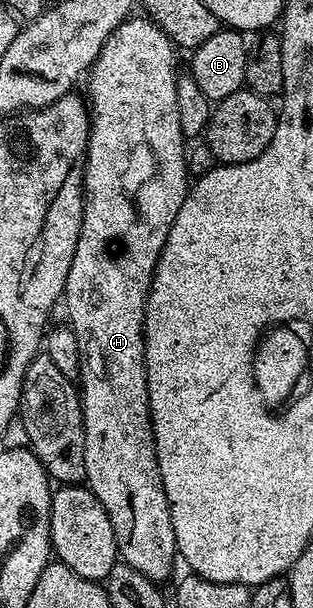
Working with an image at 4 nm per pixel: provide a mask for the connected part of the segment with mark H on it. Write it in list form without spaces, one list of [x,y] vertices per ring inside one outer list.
[[[130,16],[107,39],[103,51],[99,51],[97,61],[87,74],[89,93],[89,146],[85,149],[85,206],[83,219],[79,227],[79,243],[75,247],[75,255],[71,263],[71,271],[67,275],[67,283],[63,294],[63,309],[67,316],[67,324],[75,331],[75,339],[79,339],[79,355],[81,356],[81,375],[79,378],[79,396],[83,411],[83,427],[85,428],[85,446],[83,447],[83,463],[85,464],[84,484],[103,503],[103,511],[107,511],[107,519],[111,519],[111,527],[115,531],[117,551],[120,560],[126,561],[135,571],[143,571],[147,579],[158,583],[173,573],[173,560],[178,560],[175,527],[171,527],[171,511],[167,503],[167,495],[163,491],[163,479],[159,471],[159,459],[153,442],[153,420],[149,410],[149,392],[147,391],[147,371],[145,370],[145,308],[151,291],[151,283],[155,275],[155,267],[163,247],[167,243],[167,235],[171,235],[171,227],[175,223],[175,215],[179,215],[179,207],[183,207],[186,195],[191,188],[191,176],[185,166],[185,145],[187,139],[179,127],[179,103],[175,99],[175,87],[179,76],[177,69],[178,50],[169,36],[159,28],[148,16]]]

